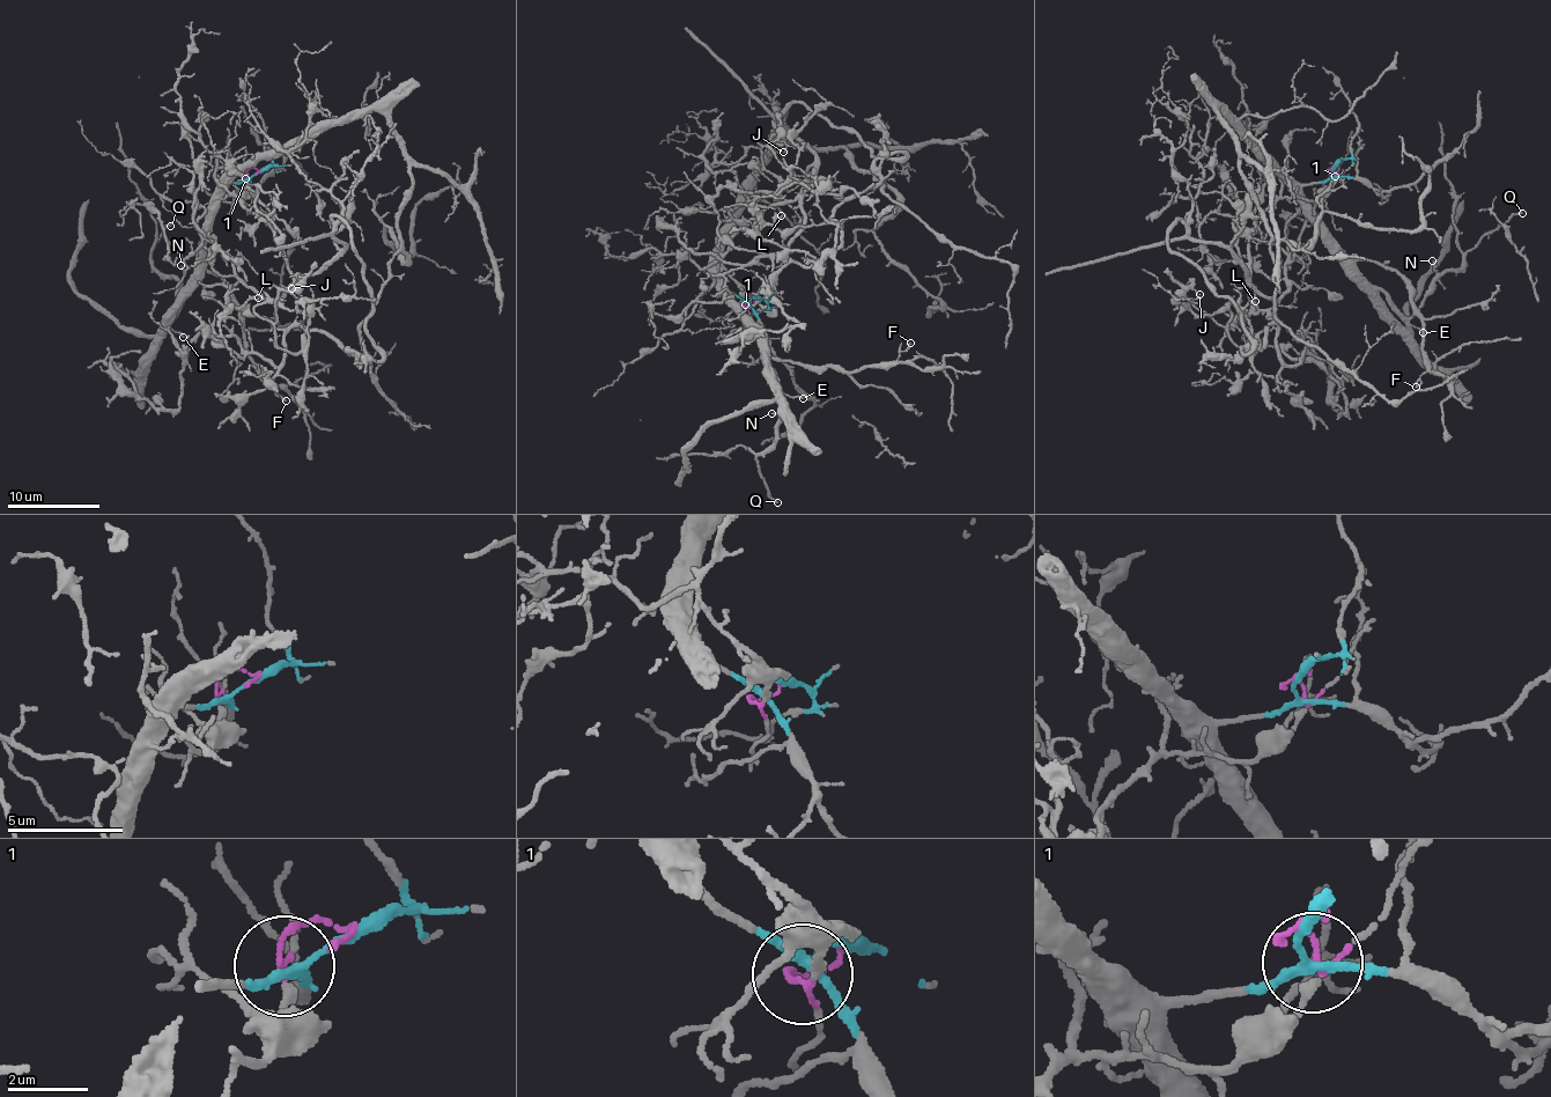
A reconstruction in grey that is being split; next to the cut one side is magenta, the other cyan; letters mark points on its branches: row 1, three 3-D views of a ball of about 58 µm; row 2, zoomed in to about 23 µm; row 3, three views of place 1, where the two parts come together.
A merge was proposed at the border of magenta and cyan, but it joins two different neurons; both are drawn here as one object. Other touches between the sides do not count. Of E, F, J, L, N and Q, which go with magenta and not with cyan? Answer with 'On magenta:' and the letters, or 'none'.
On magenta: J, L

